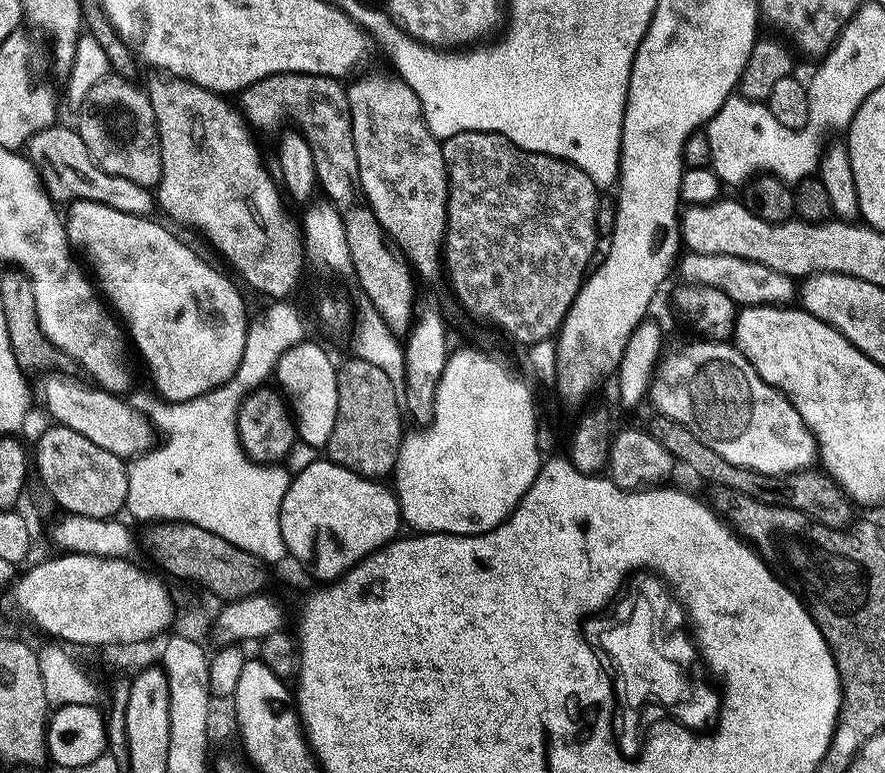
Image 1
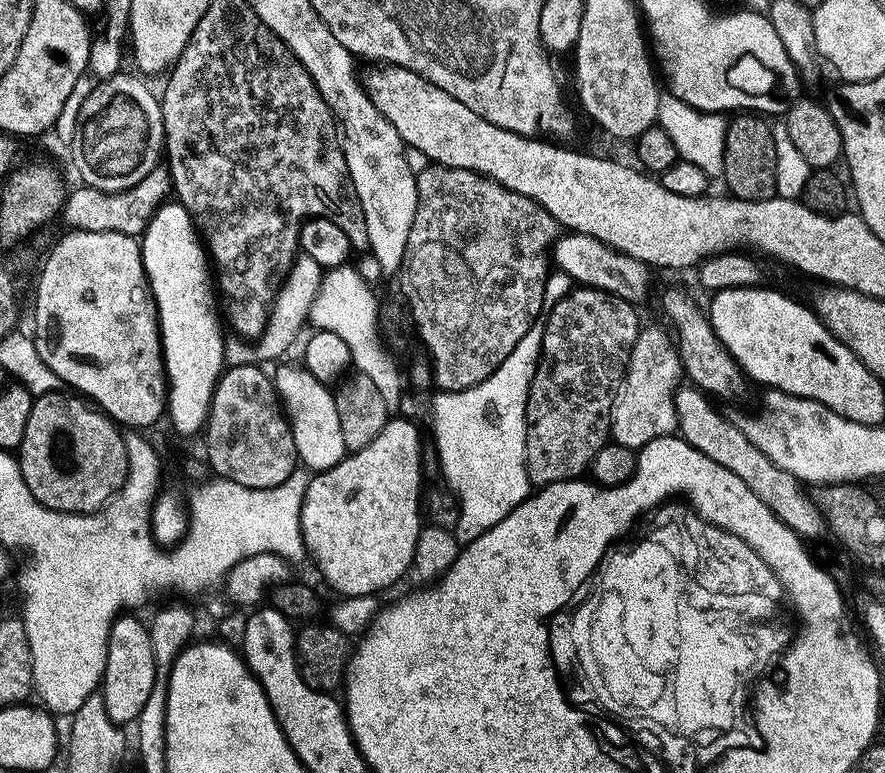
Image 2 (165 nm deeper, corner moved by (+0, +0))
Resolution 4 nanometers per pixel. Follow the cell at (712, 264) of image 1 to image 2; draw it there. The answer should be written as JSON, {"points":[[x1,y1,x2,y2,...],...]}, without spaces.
{"points":[[579,234,563,235,554,245,554,264,561,268,566,275,572,280,577,280,577,285,586,288,597,288,603,292,609,292,615,296,620,296,624,300,640,302,640,299,648,292,648,272,649,265,638,262,634,258,630,258,621,252,615,252,613,248,607,248,604,244,598,242,589,236]]}

